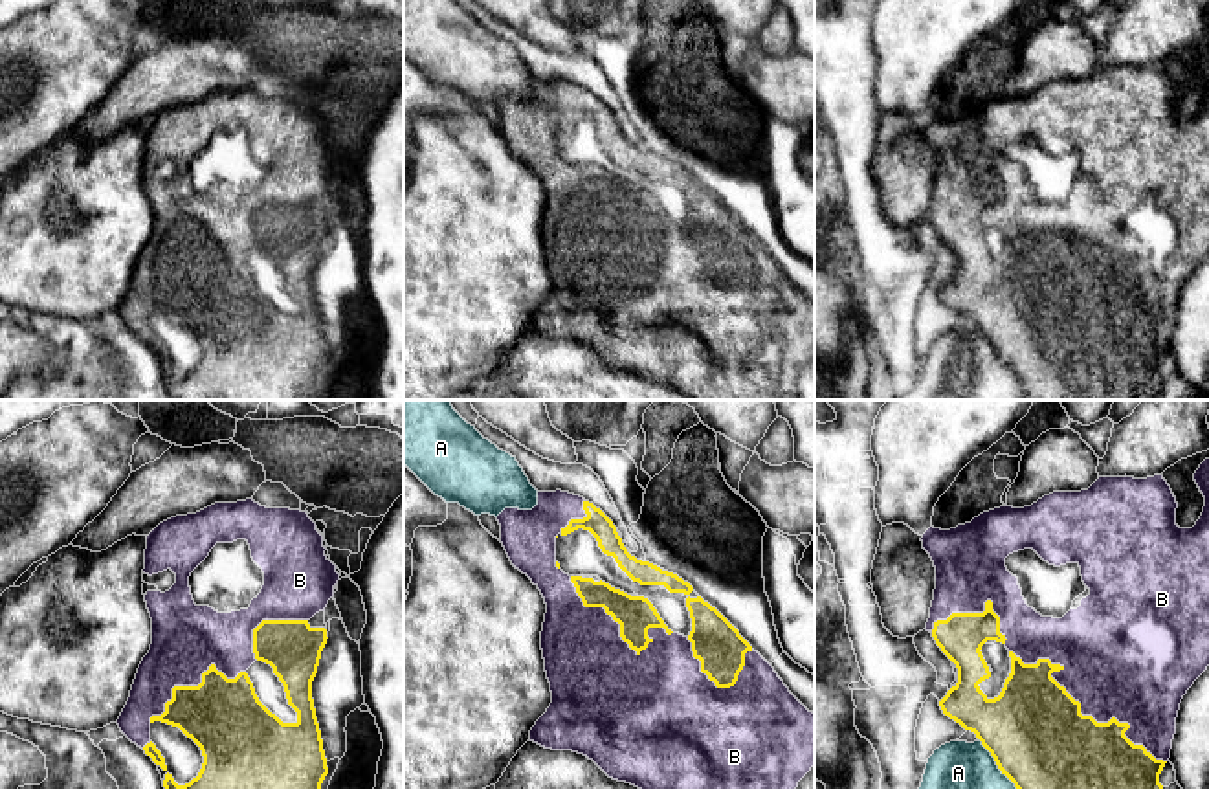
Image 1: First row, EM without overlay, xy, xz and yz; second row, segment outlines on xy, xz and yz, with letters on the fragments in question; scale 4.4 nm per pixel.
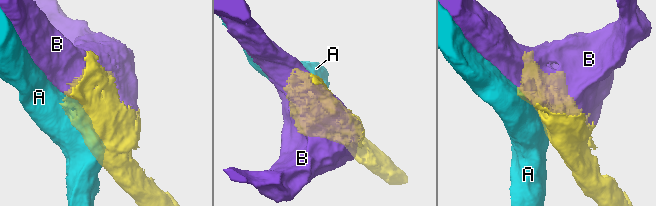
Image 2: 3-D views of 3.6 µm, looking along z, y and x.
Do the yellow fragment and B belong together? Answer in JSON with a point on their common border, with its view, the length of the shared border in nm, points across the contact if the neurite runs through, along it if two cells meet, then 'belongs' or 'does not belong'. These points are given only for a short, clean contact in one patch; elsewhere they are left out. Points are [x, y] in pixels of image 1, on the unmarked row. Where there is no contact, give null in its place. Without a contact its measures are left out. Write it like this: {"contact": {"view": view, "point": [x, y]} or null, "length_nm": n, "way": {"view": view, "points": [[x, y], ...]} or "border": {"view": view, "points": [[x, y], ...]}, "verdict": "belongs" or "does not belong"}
{"contact": {"view": "yz", "point": [1079, 300]}, "length_nm": 850, "verdict": "belongs"}

